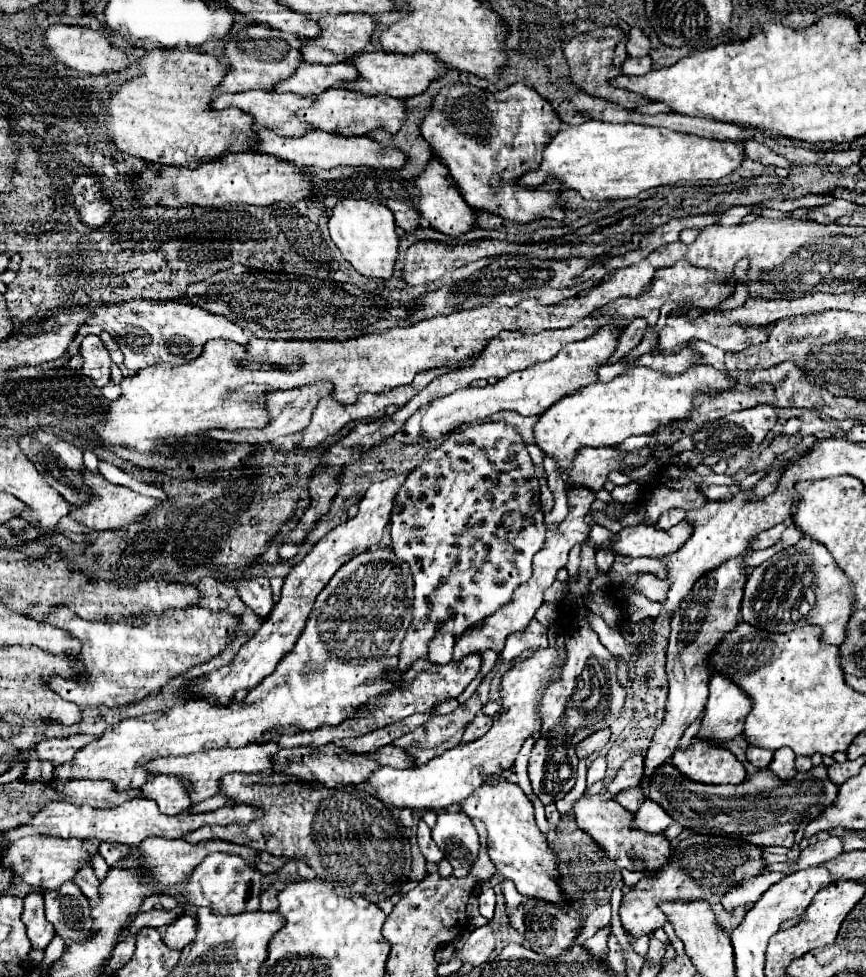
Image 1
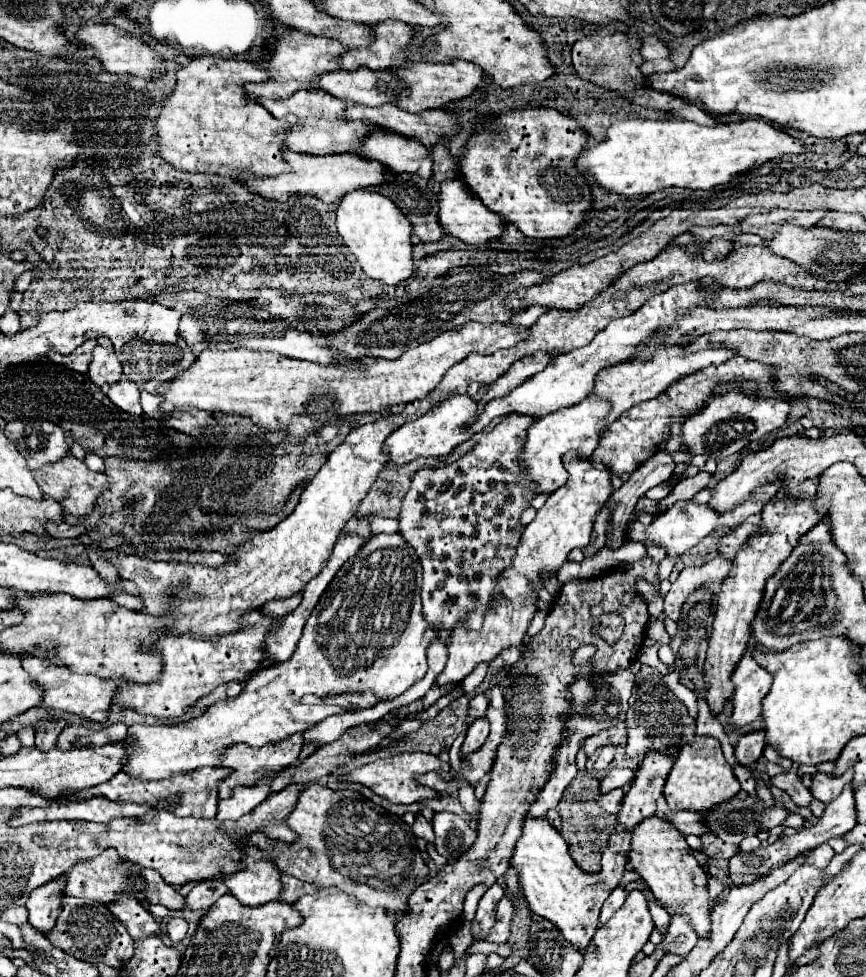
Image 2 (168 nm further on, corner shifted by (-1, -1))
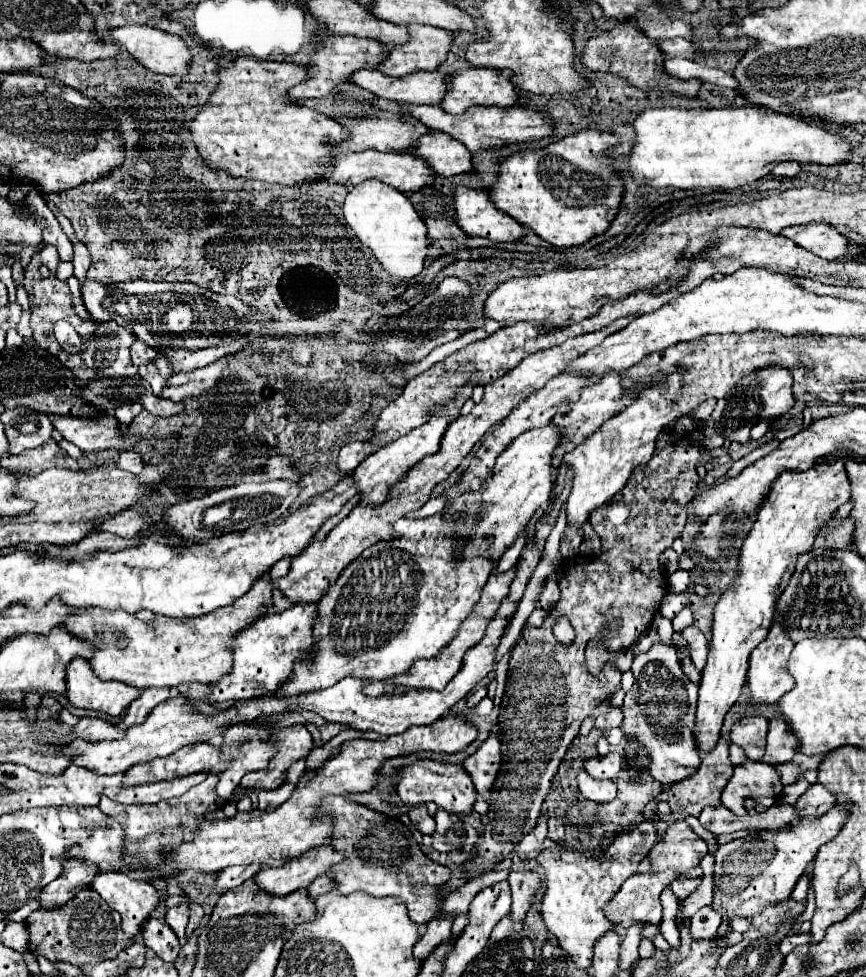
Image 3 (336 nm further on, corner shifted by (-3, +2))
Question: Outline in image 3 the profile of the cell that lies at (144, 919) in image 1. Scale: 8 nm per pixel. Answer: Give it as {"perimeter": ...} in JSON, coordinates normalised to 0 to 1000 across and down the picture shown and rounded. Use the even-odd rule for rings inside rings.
{"perimeter":[[[299,883],[281,885],[281,887],[262,887],[253,894],[248,910],[271,910],[278,904],[283,904],[285,900],[292,900],[299,894],[299,889],[301,889]]]}

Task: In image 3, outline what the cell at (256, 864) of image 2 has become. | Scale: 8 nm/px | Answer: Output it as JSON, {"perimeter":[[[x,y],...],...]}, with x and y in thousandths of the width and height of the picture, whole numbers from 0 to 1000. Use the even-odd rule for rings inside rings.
{"perimeter":[[[382,865],[366,867],[366,871],[355,871],[343,879],[331,881],[324,887],[306,887],[297,894],[294,904],[318,916],[334,916],[348,908],[357,908],[368,896],[382,892],[391,885],[398,875],[389,873]]]}

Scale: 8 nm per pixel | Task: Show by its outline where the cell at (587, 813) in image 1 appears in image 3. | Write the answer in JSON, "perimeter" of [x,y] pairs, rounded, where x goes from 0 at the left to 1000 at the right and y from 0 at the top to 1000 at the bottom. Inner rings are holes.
{"perimeter":[[[793,840],[777,842],[770,849],[770,855],[756,863],[752,869],[754,892],[782,889],[784,894],[805,887],[816,875],[816,863],[796,846]]]}

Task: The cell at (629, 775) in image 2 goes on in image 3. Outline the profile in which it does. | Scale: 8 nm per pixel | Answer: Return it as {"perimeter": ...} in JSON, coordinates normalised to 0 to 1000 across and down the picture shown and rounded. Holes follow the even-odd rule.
{"perimeter":[[[701,771],[701,773],[689,773],[685,777],[676,779],[676,789],[687,795],[687,797],[712,797],[717,789],[717,773],[715,771]]]}

